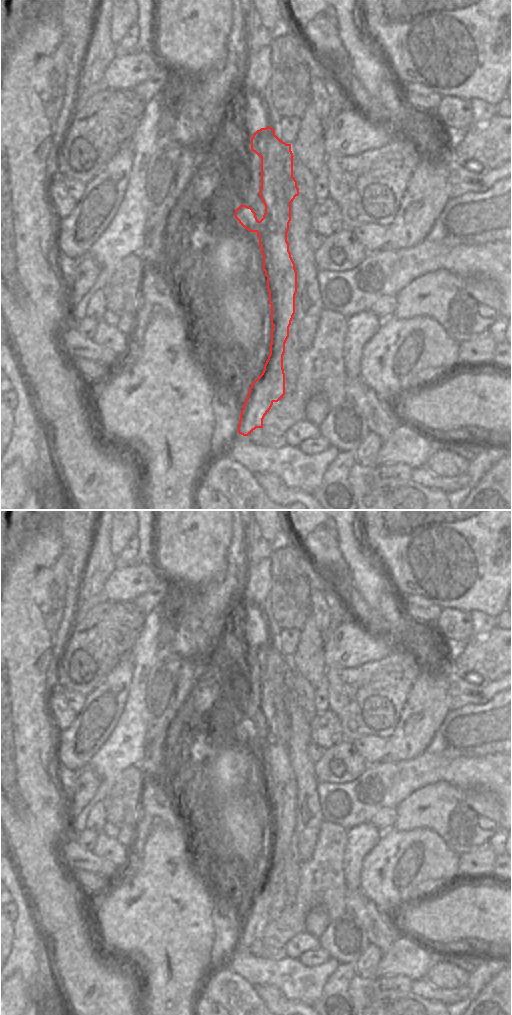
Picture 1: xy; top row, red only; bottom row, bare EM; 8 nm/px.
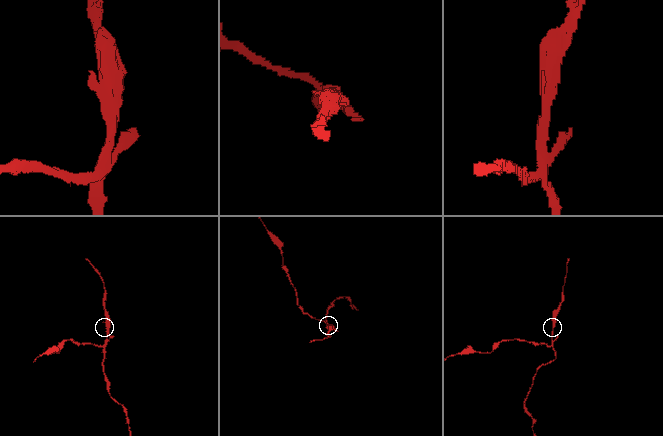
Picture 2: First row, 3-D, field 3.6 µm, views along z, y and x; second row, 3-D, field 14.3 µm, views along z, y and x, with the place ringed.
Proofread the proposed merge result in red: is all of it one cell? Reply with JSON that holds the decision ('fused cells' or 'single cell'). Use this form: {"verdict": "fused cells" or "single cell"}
{"verdict": "fused cells"}

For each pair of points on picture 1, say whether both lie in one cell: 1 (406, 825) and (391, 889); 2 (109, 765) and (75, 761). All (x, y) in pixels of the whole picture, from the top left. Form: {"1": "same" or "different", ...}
{"1": "different", "2": "different"}

